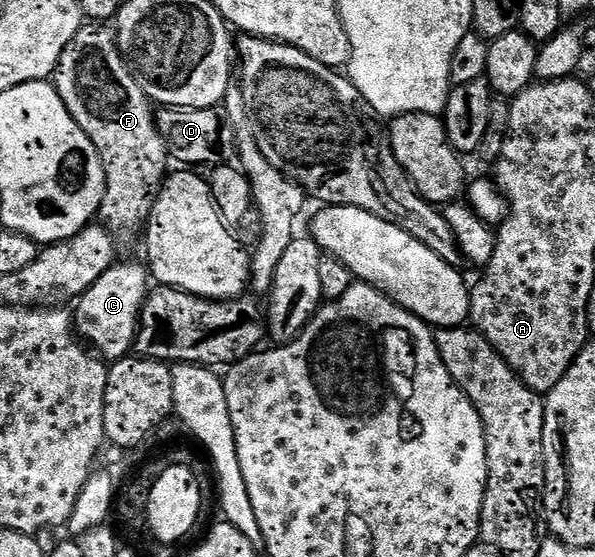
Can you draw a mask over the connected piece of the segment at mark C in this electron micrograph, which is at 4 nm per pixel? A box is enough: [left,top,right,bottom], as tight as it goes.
[73,261,149,364]

